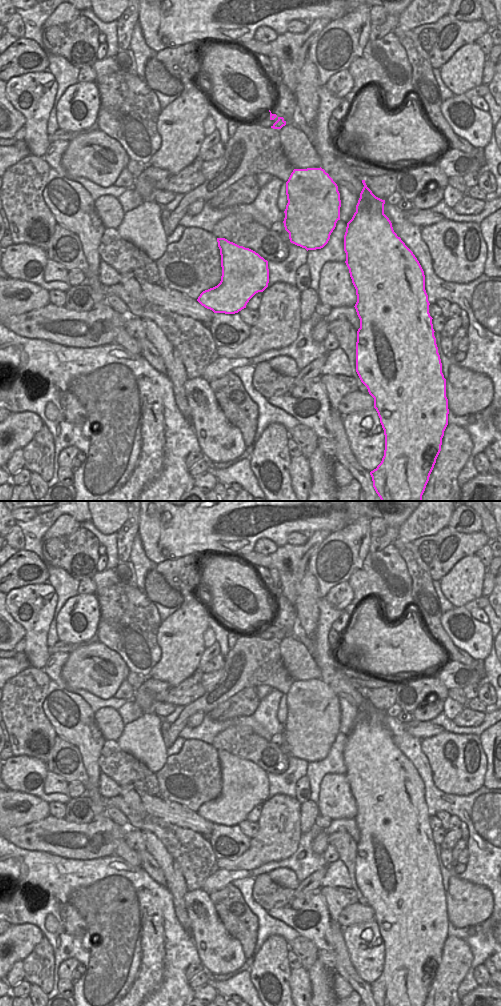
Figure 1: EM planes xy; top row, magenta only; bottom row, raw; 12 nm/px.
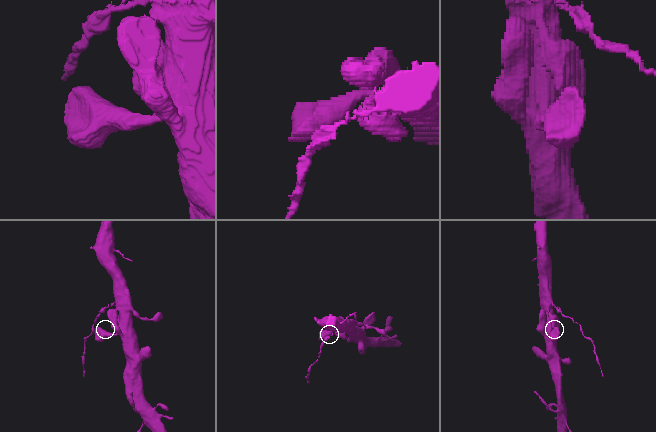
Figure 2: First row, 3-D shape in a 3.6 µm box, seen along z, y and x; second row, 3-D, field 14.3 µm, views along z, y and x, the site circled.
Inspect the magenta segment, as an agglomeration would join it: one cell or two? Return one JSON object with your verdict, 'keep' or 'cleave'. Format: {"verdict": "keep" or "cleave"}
{"verdict": "cleave"}

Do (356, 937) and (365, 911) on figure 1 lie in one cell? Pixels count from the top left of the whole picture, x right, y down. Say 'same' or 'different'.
different

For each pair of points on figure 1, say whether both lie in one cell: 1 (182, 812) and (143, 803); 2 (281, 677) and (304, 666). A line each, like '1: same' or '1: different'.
1: same
2: different

